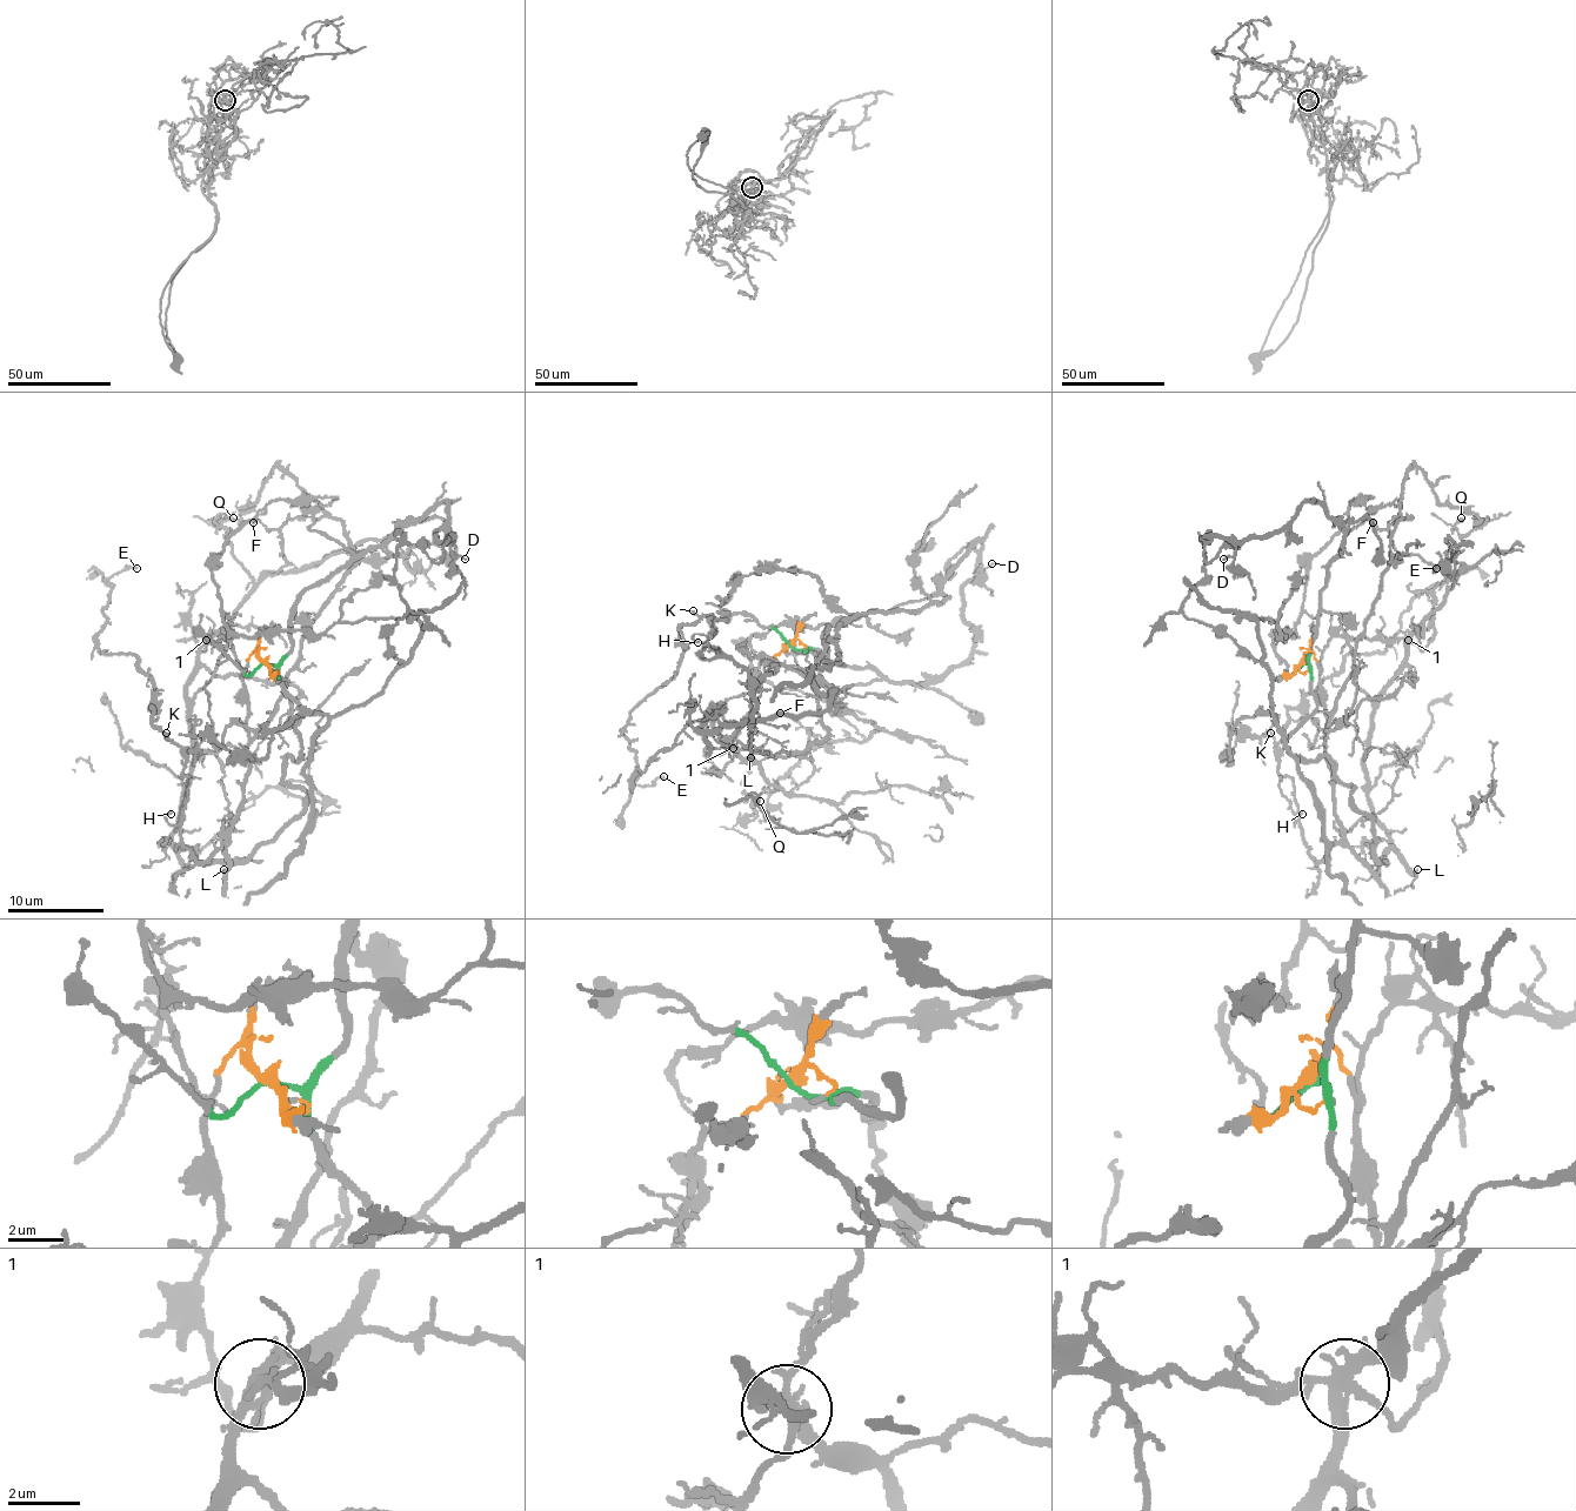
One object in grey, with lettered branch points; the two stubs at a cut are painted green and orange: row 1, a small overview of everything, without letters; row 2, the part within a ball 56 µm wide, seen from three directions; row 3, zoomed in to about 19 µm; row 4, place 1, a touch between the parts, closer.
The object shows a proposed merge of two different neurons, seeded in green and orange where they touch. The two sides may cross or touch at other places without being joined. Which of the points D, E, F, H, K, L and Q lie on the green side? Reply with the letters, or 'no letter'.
D, F, Q

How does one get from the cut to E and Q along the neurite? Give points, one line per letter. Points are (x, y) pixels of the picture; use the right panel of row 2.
E: (1303, 664), (1342, 837), (1319, 861), (1277, 770), (1287, 713), (1347, 655), (1386, 650), (1435, 568)
Q: (1306, 664), (1316, 708), (1287, 748), (1330, 760), (1383, 861), (1373, 701), (1443, 600), (1462, 519)

